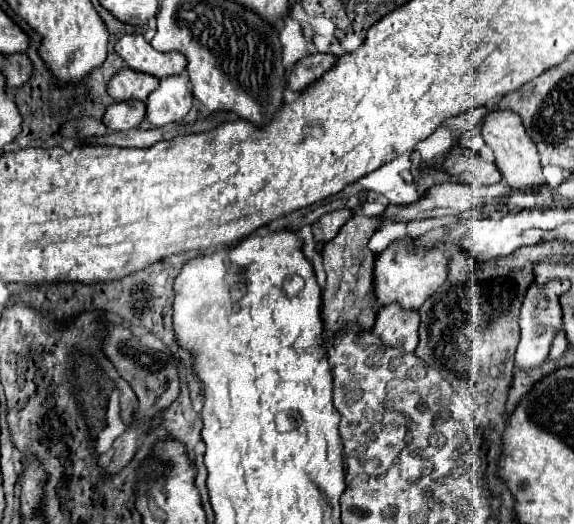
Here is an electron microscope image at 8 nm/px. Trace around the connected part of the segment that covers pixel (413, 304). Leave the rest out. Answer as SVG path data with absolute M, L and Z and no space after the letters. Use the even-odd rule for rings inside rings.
M395 240L389 244L375 262L375 294L377 304L385 306L391 302L403 304L405 310L417 310L421 304L445 282L449 274L449 258L445 246L435 246L435 250L419 250L419 254L409 254L403 240Z

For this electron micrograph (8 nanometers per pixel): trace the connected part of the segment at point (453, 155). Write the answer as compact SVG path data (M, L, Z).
M459 144L453 146L443 168L447 174L457 176L463 184L479 182L479 186L487 186L487 184L501 182L501 172L497 170L495 164L481 160L475 152L471 152L465 146L459 146Z

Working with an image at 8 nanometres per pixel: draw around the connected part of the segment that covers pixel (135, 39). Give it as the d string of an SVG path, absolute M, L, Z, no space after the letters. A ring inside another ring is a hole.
M127 34L115 44L115 52L123 62L137 70L151 74L155 78L167 78L181 74L187 66L187 60L179 52L157 52L141 34Z

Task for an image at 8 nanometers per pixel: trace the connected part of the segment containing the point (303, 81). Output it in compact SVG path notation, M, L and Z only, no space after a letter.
M309 54L299 60L295 70L289 74L289 88L295 92L303 92L315 80L319 80L325 72L329 72L337 62L333 54Z

